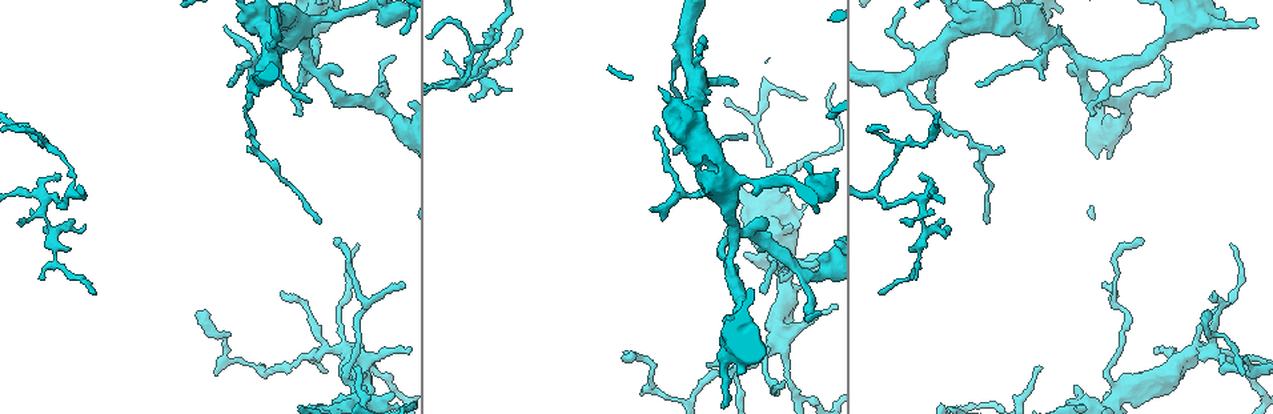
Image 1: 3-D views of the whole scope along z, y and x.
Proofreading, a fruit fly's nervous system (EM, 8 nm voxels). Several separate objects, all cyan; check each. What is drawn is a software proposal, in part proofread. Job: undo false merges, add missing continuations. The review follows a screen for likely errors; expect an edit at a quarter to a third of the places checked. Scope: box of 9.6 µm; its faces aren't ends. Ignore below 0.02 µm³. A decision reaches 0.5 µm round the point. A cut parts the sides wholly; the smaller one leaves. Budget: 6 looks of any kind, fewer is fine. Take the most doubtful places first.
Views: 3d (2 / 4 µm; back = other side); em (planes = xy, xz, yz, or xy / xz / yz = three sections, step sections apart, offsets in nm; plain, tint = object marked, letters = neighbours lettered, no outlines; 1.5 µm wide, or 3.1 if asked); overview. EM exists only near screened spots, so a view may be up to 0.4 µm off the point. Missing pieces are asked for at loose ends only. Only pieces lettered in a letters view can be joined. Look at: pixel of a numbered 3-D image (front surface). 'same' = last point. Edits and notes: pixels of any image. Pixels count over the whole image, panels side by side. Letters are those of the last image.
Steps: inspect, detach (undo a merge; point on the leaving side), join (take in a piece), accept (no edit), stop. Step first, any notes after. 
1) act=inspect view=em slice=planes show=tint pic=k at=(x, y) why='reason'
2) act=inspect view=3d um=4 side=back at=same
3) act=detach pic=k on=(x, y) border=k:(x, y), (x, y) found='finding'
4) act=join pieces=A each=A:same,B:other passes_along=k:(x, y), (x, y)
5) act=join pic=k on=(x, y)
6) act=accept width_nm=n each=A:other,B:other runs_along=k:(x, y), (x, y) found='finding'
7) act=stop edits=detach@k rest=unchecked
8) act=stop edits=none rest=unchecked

act=inspect view=3d um=2 side=back pic=1 at=(941, 223) why='tapers out'

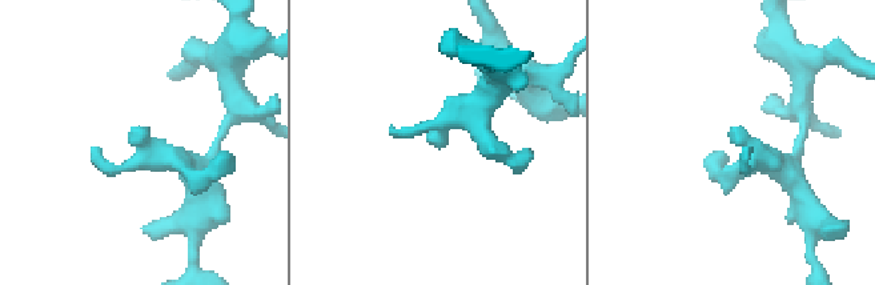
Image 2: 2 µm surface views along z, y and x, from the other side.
act=inspect view=em slice=planes show=letters pic=2 at=(96, 147)

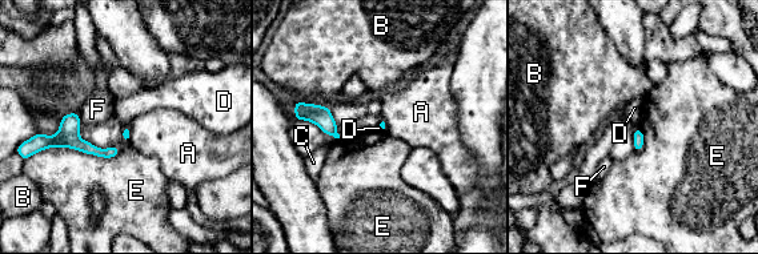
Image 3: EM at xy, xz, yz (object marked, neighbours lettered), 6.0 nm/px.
act=accept each=A:other,B:other,C:other,D:other,E:other,F:other border=3:(124, 124), (128, 125) found='no lettered piece goes on from it'

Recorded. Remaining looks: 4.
act=inspect view=em slice=xz step=8 show=tint pic=1 at=(1232, 246) why='thin end'

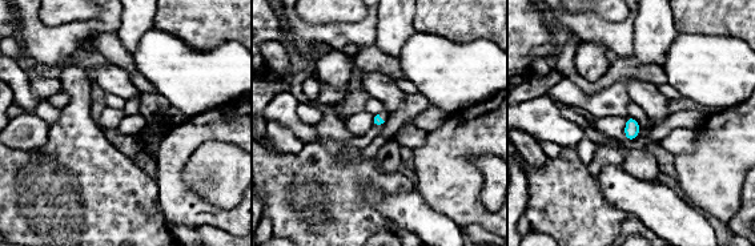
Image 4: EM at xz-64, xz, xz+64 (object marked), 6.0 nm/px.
act=inspect view=em slice=planes show=letters at=same

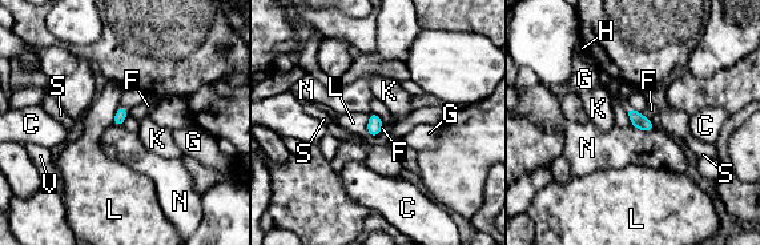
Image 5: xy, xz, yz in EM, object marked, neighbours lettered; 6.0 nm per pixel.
act=join pieces=H longest_contact=N:140nm each=C:other,F:other,G:other,H:same,K:other,L:other,N:other,S:other,V:other found='the cell continues'

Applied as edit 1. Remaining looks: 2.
act=inspect view=3d um=2 pic=1 at=(394, 55) why='free end'

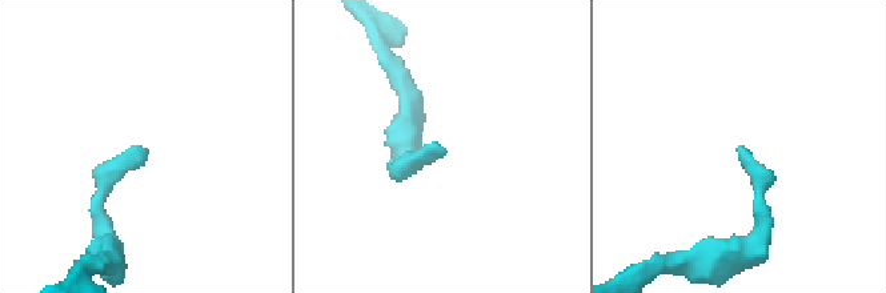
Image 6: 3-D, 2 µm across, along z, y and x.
act=inspect view=em slice=xz step=8 show=letters pic=6 at=(750, 155) why='now the EM'

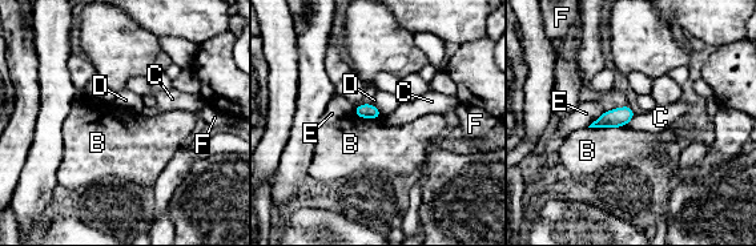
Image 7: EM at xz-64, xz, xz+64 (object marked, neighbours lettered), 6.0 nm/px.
act=accept each=B:other,C:other,D:other,E:other,F:other border=7:(624, 125), (588, 128) found='no lettered piece goes on from it'

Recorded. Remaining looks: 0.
act=stop edits=join@5 rest=unchecked

